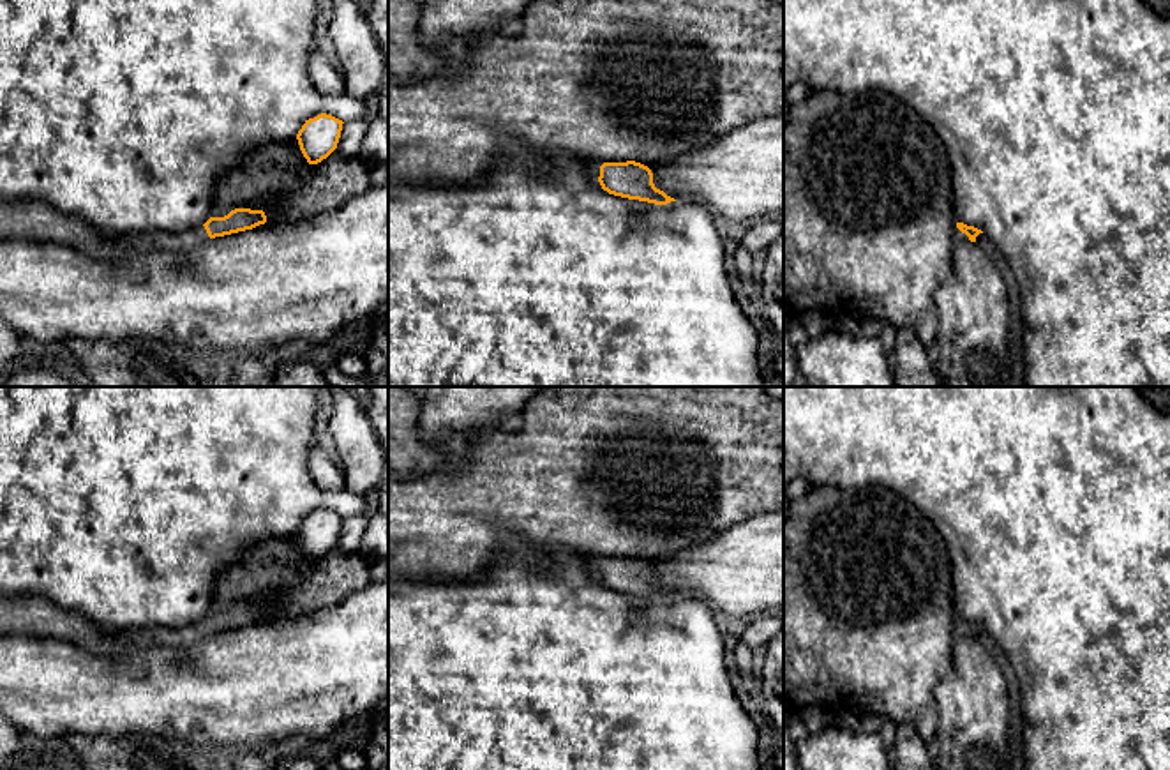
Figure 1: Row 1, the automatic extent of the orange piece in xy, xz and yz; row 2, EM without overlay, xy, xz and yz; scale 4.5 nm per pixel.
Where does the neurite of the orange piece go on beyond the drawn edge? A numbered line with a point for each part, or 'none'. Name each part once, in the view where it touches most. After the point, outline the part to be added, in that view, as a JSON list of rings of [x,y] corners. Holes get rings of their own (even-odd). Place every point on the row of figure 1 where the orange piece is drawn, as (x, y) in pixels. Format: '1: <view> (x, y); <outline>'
1: xz (593, 166); [[[582,159],[586,164],[586,170],[589,171],[593,180],[598,180],[600,177],[600,166],[604,164],[602,161],[593,161],[593,159]]]

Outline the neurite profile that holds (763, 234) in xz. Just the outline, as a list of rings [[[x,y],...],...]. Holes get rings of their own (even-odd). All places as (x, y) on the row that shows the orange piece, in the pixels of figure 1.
[[[769,219],[754,223],[754,226],[739,238],[738,245],[754,254],[766,251],[782,233],[784,224]]]

